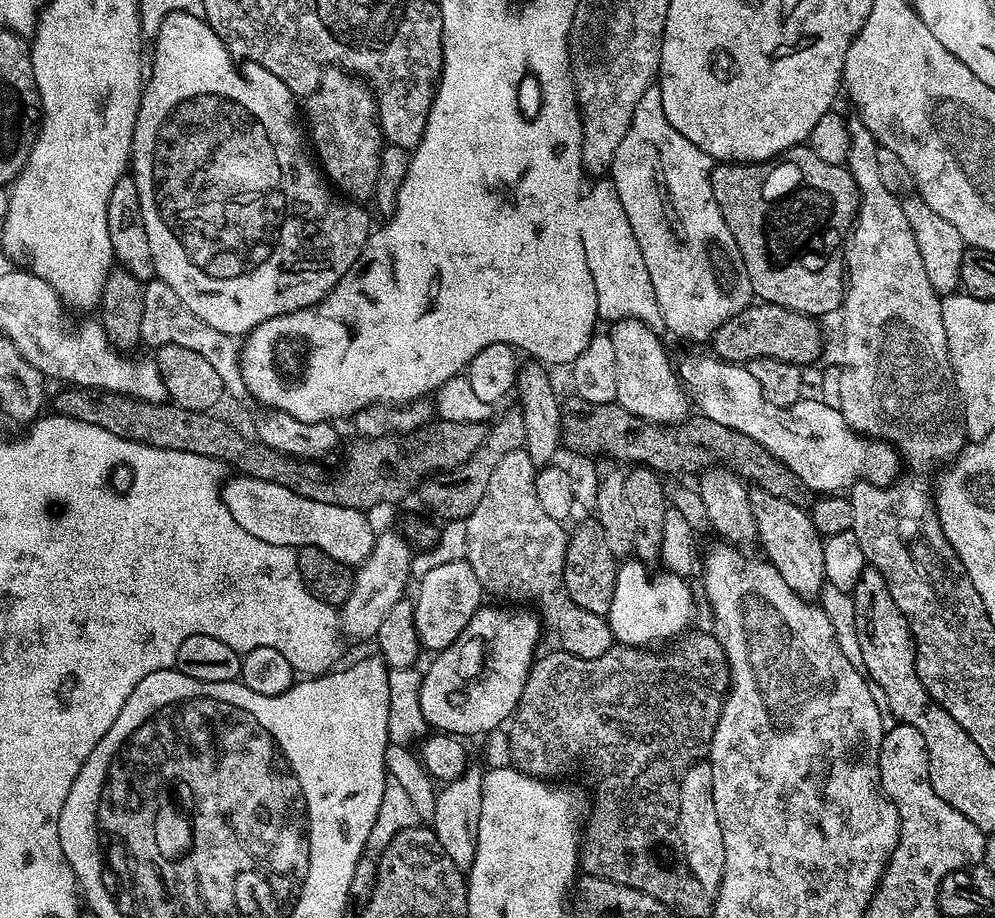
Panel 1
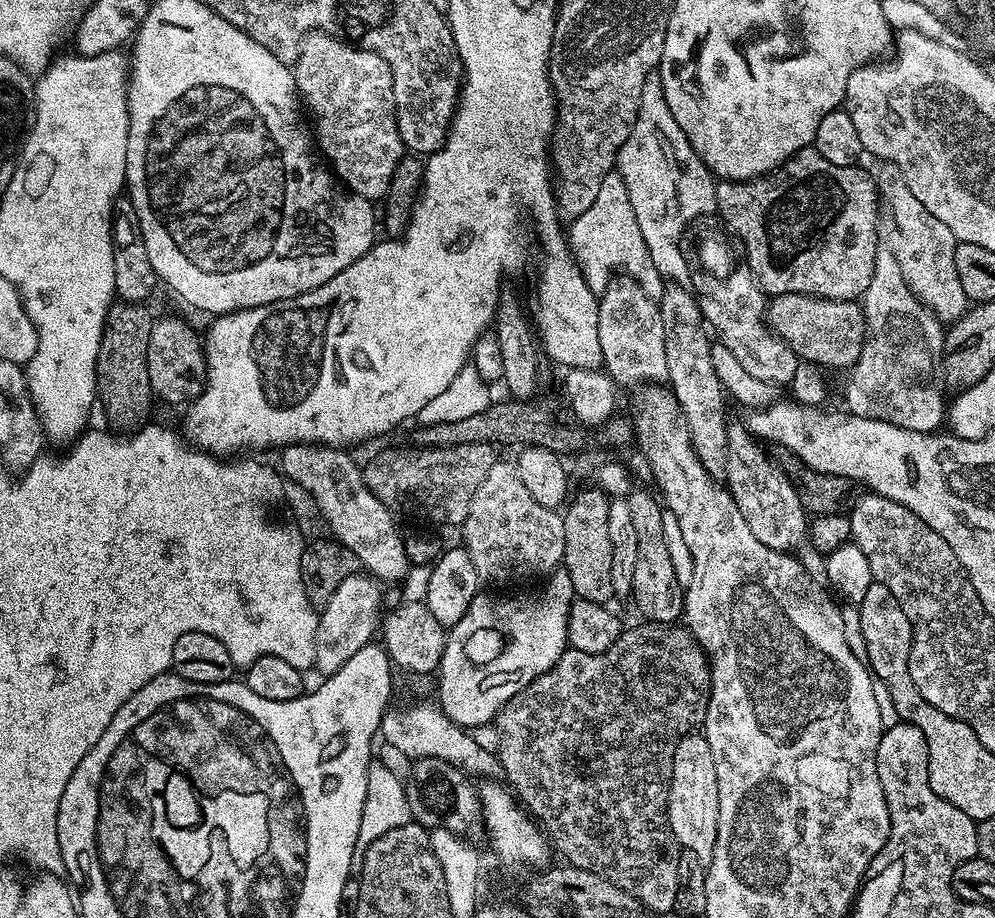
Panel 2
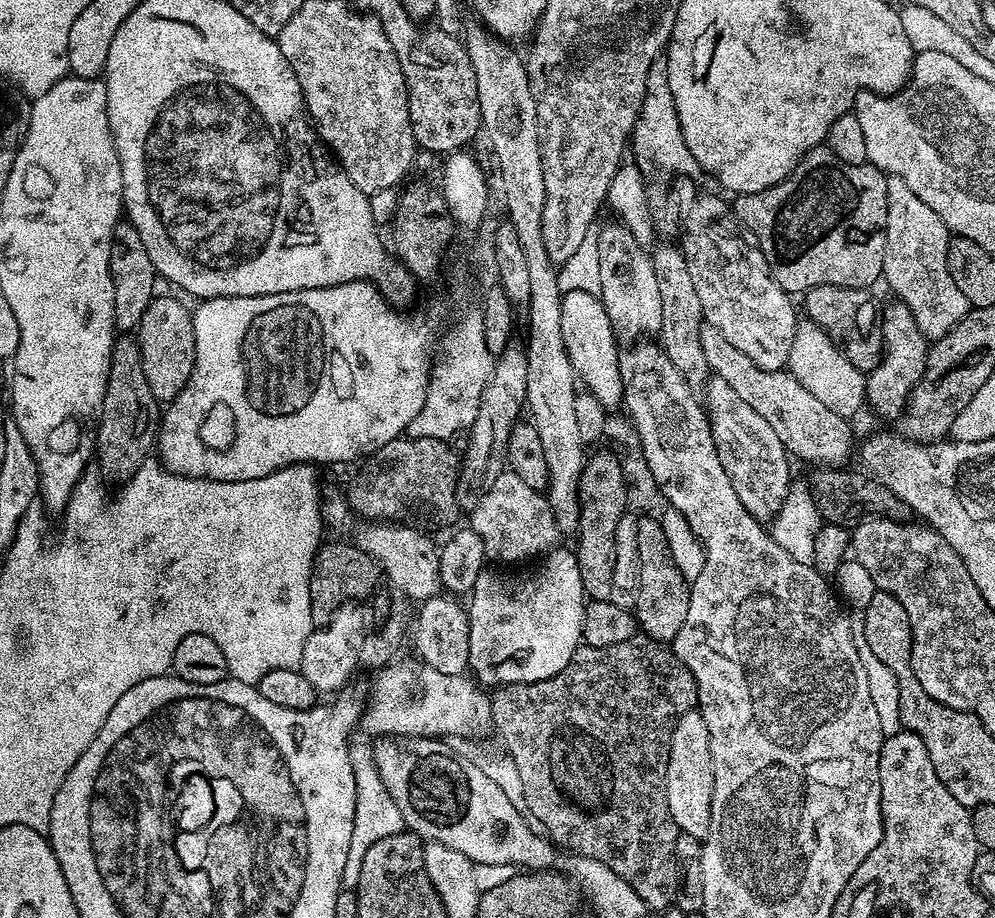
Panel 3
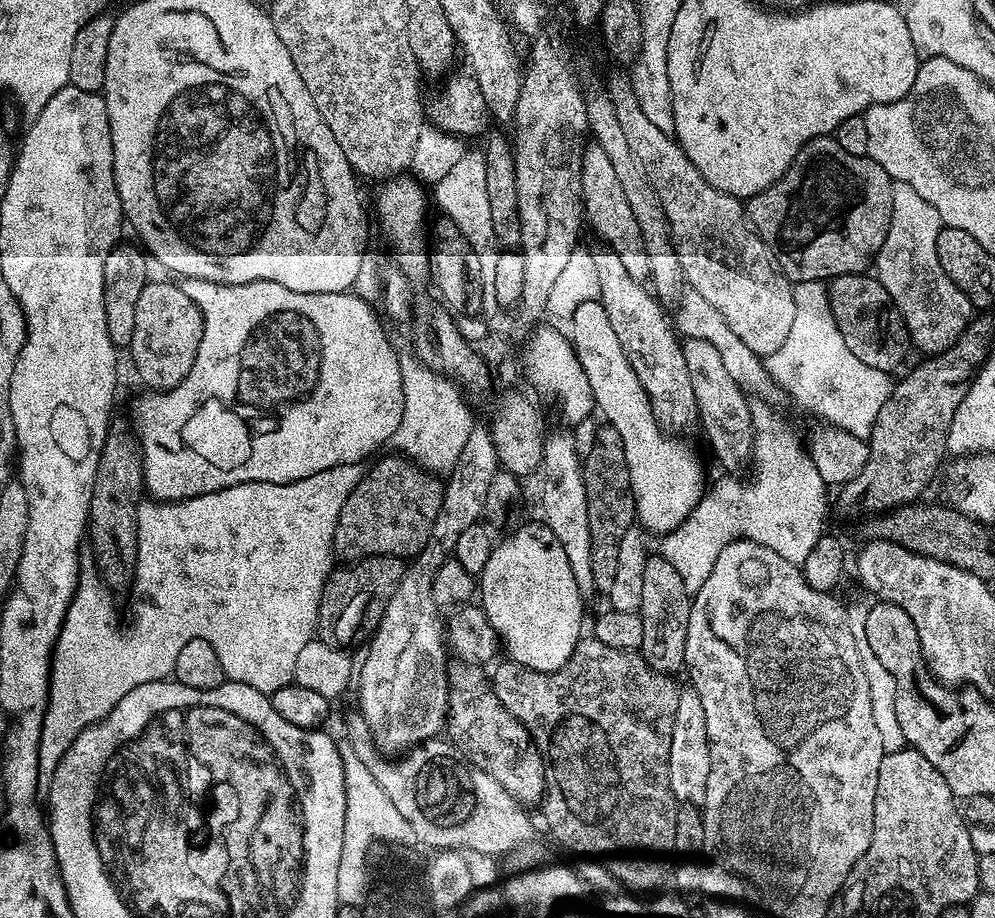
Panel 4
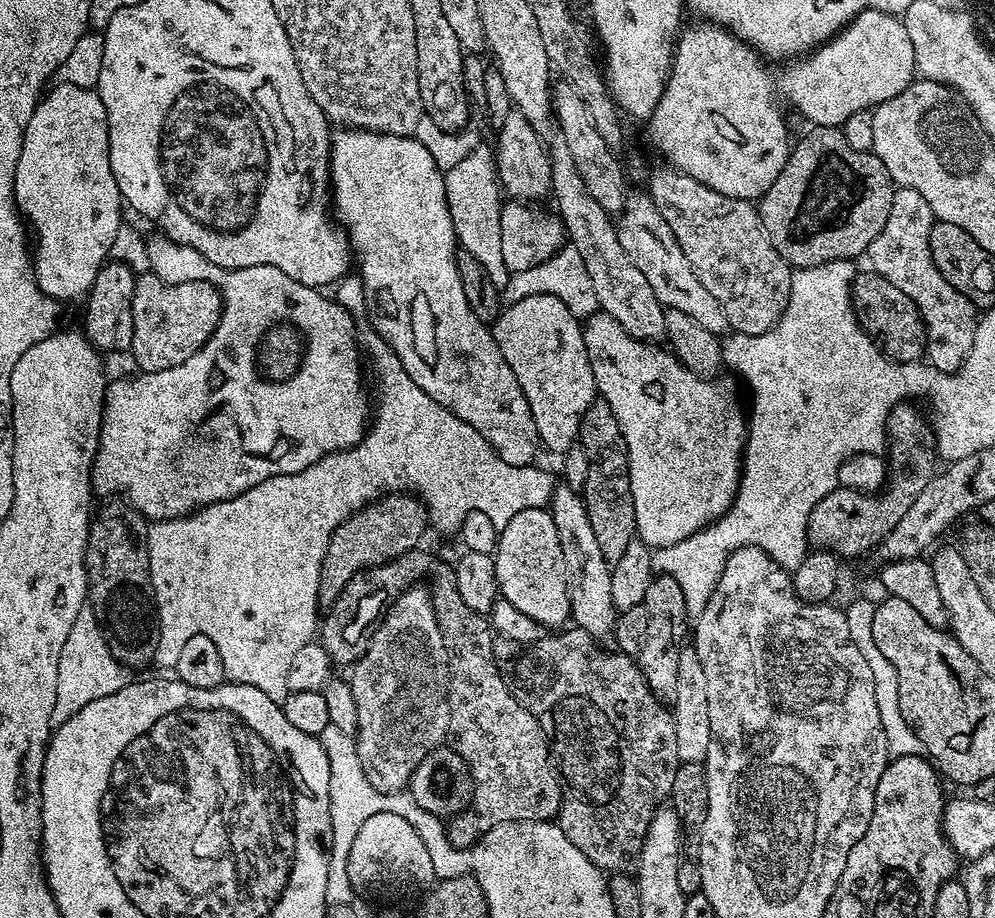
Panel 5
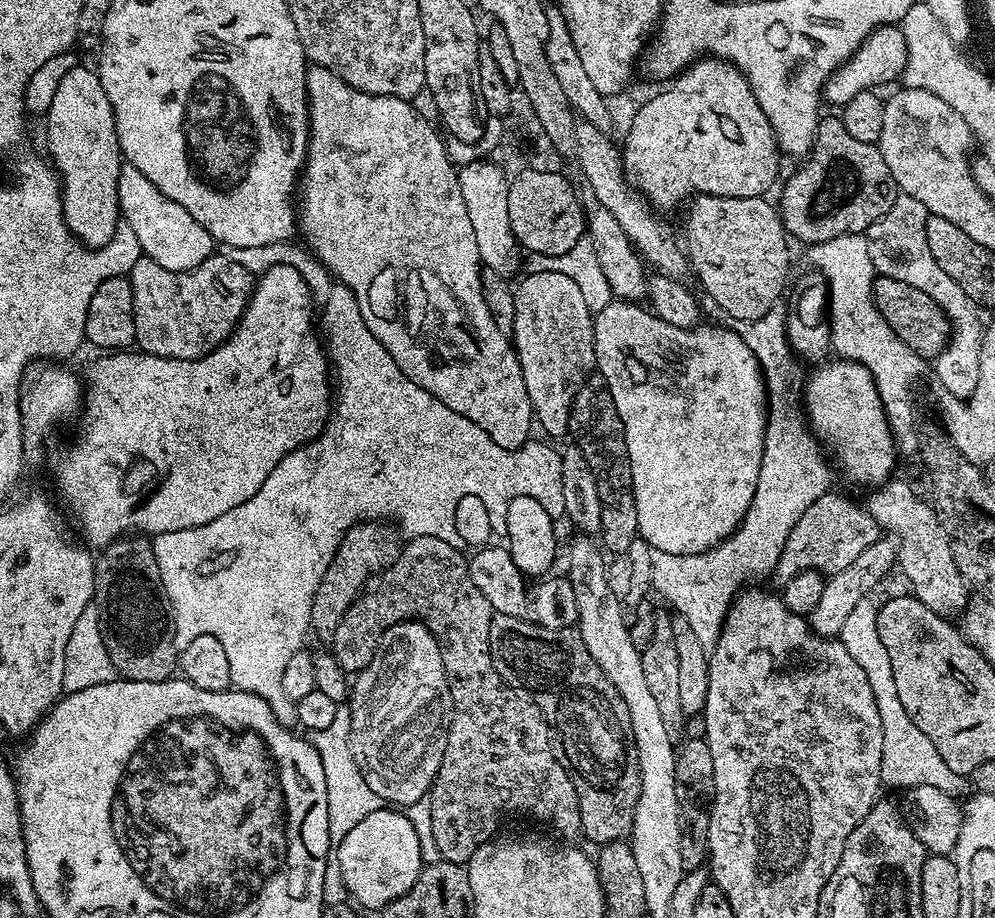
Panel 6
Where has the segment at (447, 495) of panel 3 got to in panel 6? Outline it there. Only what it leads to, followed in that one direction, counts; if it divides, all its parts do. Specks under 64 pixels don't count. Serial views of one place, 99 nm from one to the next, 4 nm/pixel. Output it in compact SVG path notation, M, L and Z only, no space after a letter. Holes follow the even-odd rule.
M365 522L349 528L336 548L330 566L326 566L326 574L322 574L322 582L318 582L318 590L314 590L314 598L310 602L311 627L324 634L331 633L338 622L348 615L350 605L361 595L360 587L383 572L387 565L393 564L400 556L401 547L401 537L391 523Z

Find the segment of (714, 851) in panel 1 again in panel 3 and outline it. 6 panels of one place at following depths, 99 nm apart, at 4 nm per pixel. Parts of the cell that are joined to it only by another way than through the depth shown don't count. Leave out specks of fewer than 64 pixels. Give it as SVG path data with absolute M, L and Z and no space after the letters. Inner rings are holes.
M699 710L683 712L672 728L670 758L666 766L666 802L677 828L685 836L692 836L701 842L710 834L710 810L714 798L714 762L710 758L710 730L706 730L706 718Z

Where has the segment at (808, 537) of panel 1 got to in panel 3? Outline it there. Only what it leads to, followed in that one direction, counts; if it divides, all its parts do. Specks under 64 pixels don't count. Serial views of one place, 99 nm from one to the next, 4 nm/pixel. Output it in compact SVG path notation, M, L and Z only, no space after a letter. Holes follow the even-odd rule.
M713 374L709 375L708 383L702 389L702 405L708 413L710 430L714 434L718 462L722 462L726 478L730 478L730 486L734 486L738 502L750 510L755 520L771 521L779 512L794 478L788 469L788 451L782 446L778 434L774 434L770 422L766 422L762 414L755 412L747 402L742 402L742 398L738 398L738 393L723 378Z

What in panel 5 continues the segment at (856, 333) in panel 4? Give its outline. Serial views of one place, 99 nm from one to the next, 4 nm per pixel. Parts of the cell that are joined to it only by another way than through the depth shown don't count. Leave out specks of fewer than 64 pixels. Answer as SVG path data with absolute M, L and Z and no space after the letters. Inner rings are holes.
M871 270L857 271L852 279L852 311L869 336L878 341L879 347L889 357L898 358L905 364L911 360L919 361L925 355L924 323L910 298L898 290L898 286L886 282L878 273Z

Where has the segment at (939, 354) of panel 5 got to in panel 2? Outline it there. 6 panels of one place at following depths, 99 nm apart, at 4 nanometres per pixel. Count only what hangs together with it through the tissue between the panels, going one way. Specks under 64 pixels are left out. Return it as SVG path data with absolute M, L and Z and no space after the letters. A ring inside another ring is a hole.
M897 186L890 189L888 204L892 207L892 220L896 223L897 240L894 251L898 266L902 270L902 278L906 278L913 294L942 322L957 320L968 311L970 301L966 290L962 290L962 281L958 278L958 266L954 266L954 250L958 243L956 236L950 234L950 229L943 222L938 222L938 218L934 218L934 214L930 214L926 206L922 206L922 202L918 202L918 198L914 198L914 194L910 194L910 190L906 187Z

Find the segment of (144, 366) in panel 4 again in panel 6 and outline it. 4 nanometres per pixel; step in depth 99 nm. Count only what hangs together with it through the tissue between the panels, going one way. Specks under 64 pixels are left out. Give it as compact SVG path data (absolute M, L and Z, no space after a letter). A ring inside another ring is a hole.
M219 254L206 257L198 267L188 272L162 270L158 262L154 262L149 256L141 255L140 260L134 262L127 277L134 294L135 347L147 355L161 356L167 360L201 360L218 345L223 344L243 316L254 287L254 276L238 261Z

